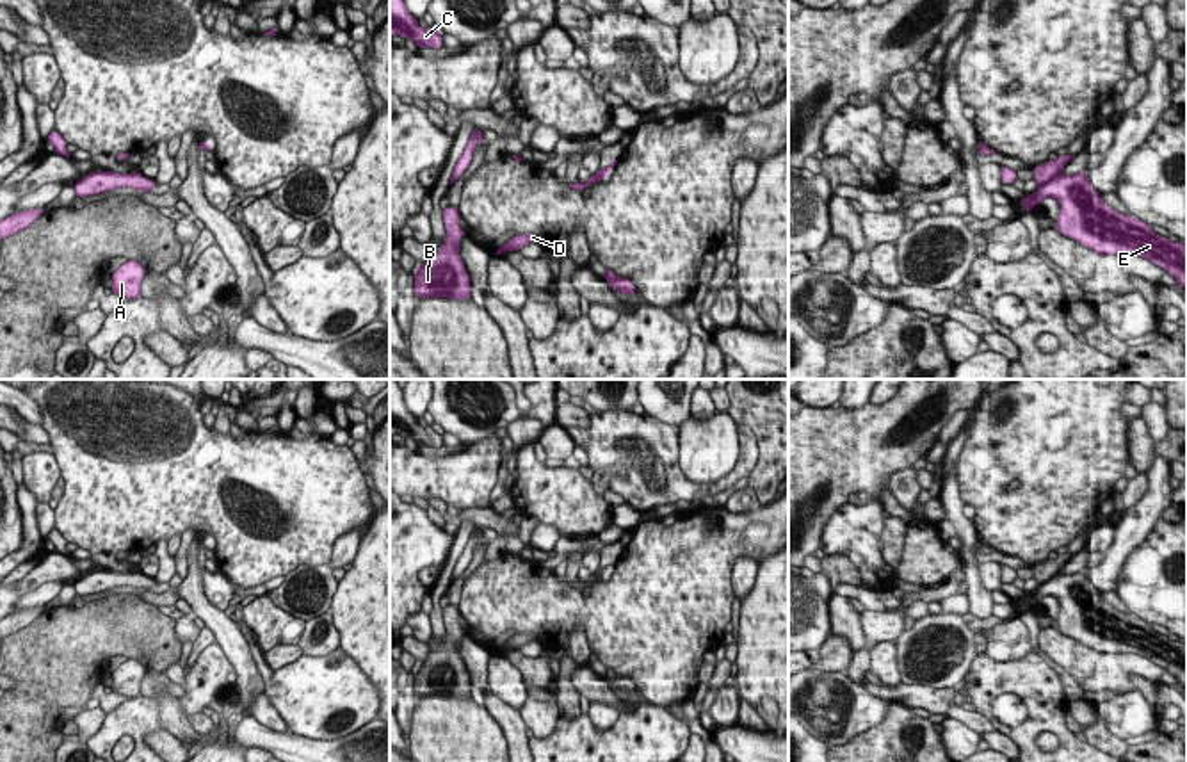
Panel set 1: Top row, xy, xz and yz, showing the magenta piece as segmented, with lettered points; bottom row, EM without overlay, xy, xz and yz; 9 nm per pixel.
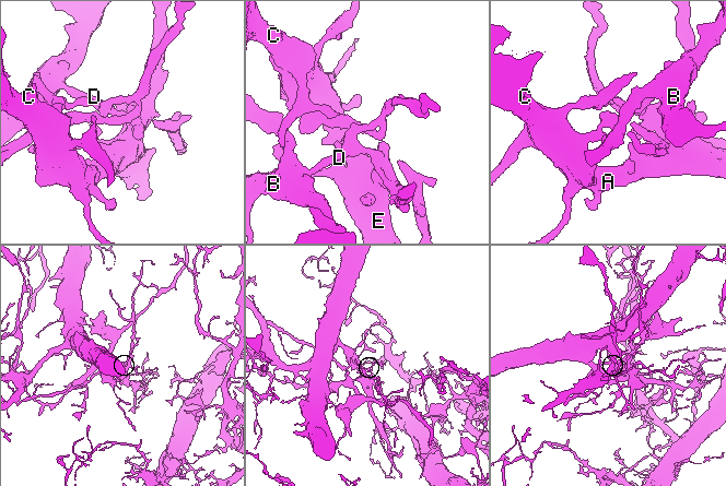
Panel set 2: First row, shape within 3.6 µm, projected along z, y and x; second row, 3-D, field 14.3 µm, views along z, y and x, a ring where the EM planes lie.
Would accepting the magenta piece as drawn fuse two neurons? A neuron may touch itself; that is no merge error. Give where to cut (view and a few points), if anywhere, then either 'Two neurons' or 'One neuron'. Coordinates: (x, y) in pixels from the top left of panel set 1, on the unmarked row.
Split along yz (1057, 574), (1040, 584). Two neurons.

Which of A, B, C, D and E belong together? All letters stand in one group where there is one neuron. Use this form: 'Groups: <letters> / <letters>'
Groups: A C E / B D.

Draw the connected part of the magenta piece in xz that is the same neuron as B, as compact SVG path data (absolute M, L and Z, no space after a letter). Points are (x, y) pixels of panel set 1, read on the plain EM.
M443 607L445 643L436 650L434 657L415 668L413 694L420 698L447 696L470 700L470 673L459 655L459 637L466 632L459 627L459 618L457 607Z

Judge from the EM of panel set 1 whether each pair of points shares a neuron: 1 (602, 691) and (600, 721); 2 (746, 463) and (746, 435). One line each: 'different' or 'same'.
1: different
2: same

